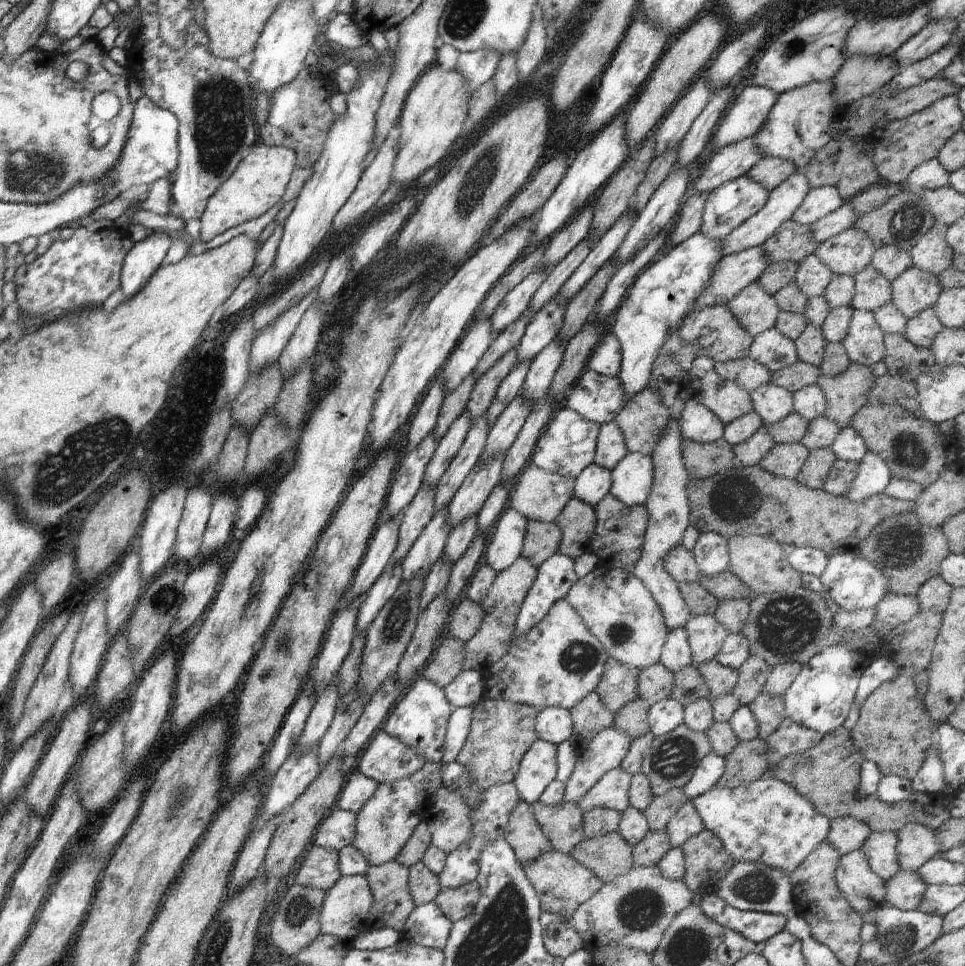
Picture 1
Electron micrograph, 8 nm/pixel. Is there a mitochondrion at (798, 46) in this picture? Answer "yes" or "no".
yes

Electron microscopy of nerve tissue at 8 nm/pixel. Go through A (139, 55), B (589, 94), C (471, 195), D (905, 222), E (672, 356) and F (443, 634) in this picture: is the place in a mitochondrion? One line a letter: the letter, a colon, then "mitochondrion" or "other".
A: other
B: other
C: mitochondrion
D: mitochondrion
E: mitochondrion
F: other

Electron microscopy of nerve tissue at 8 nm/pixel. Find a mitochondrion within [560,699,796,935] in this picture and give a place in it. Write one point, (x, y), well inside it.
(671, 760)

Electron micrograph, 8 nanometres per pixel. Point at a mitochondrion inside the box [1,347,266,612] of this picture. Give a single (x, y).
(97, 450)

